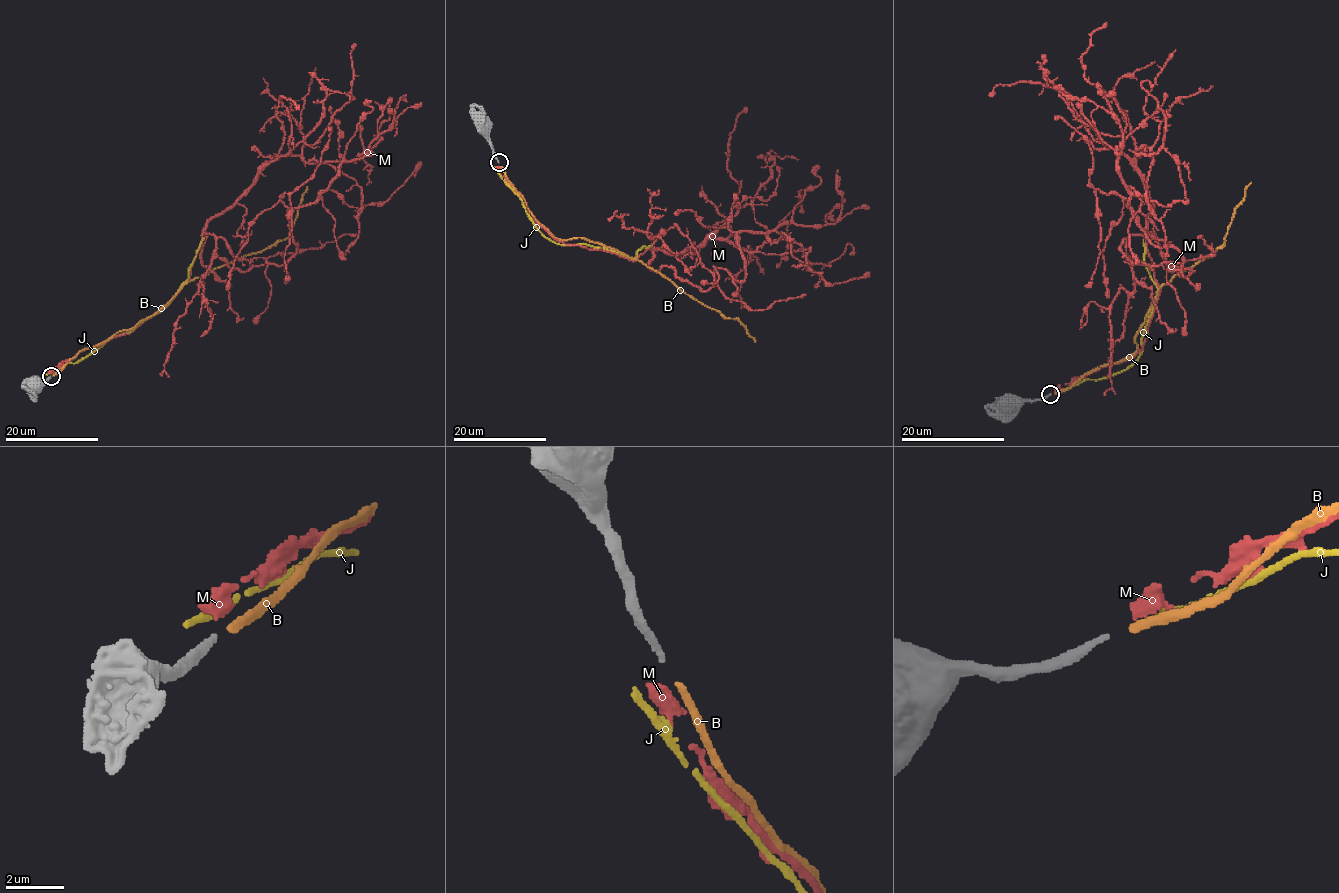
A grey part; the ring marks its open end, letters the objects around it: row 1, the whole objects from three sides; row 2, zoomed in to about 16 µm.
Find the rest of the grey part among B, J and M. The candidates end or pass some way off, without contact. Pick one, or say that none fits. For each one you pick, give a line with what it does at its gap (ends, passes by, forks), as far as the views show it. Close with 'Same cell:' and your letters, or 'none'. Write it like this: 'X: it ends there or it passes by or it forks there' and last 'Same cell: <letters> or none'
B: it ends there
Same cell: B

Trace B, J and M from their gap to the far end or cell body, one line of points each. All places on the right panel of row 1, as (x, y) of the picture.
B: (1055, 394), (1090, 372), (1127, 359), (1134, 352), (1134, 339), (1160, 287), (1225, 242), (1234, 209), (1251, 182)
J: (1055, 392), (1119, 373), (1138, 359), (1143, 349), (1144, 327), (1157, 287), (1144, 264), (1143, 239)
M: (1055, 391), (1143, 347), (1160, 287), (1123, 239), (1183, 261), (1129, 207), (1118, 121), (1058, 91)

